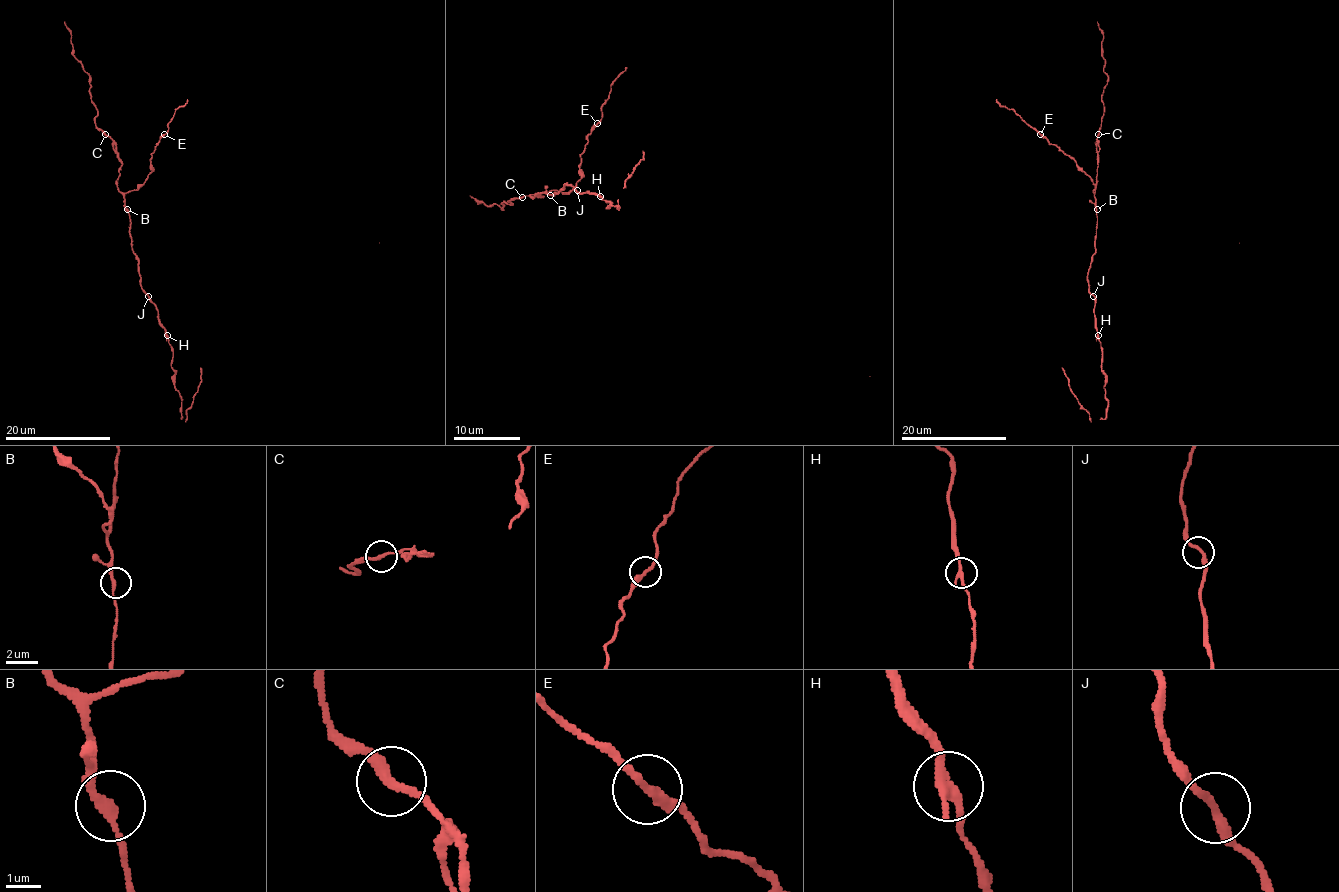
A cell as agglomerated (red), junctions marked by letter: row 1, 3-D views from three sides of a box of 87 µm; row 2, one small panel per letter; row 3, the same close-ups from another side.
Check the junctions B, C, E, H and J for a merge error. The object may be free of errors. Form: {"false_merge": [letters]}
{"false_merge": ["H"]}

